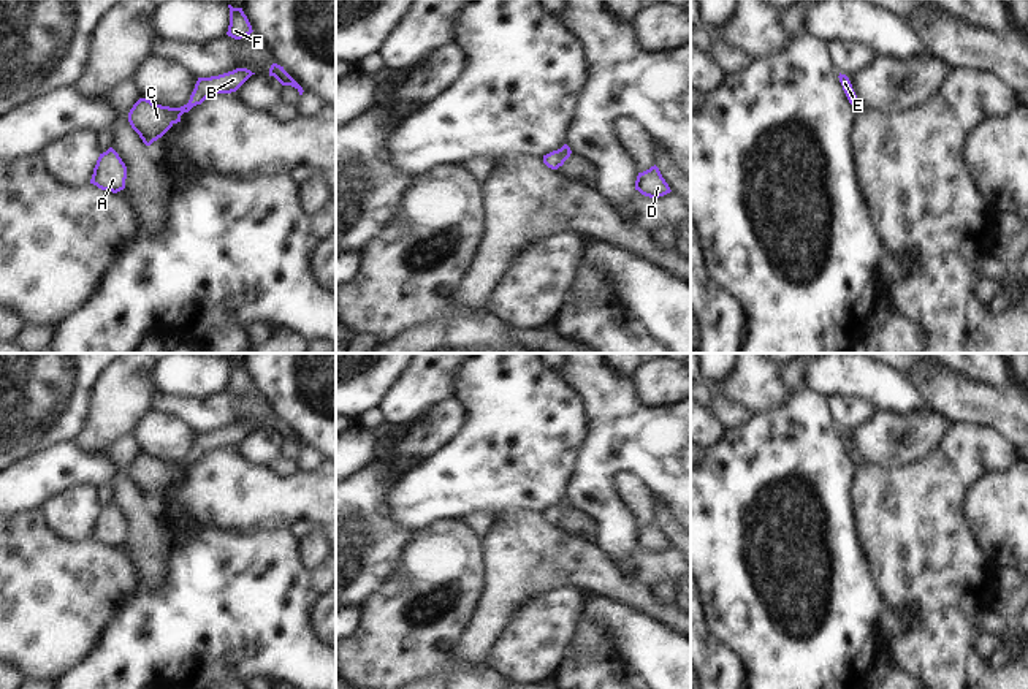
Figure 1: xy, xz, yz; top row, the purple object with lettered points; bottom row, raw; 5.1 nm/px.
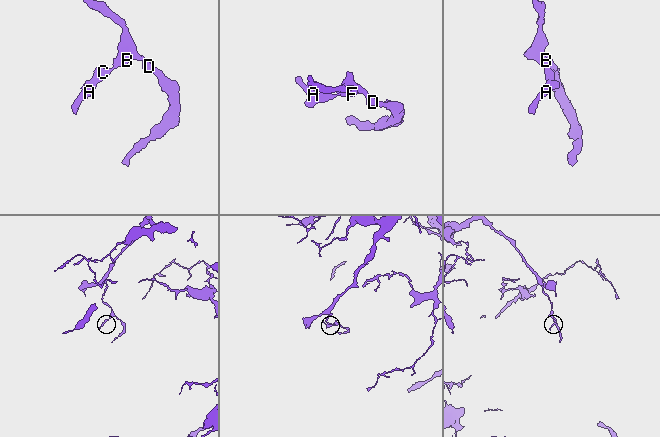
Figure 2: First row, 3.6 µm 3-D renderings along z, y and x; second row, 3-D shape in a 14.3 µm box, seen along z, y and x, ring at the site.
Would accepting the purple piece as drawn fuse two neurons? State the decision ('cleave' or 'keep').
keep

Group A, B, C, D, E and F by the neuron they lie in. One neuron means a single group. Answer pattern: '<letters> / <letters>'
A B C D E F

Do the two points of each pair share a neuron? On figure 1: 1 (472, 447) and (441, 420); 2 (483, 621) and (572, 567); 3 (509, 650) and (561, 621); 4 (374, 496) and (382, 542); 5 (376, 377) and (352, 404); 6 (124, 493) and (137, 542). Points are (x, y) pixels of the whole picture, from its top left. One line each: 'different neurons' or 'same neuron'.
1: different neurons
2: same neuron
3: same neuron
4: same neuron
5: same neuron
6: same neuron

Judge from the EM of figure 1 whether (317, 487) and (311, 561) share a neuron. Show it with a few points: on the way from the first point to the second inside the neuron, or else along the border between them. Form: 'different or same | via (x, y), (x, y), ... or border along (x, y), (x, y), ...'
different | border along (314, 525), (319, 526)

